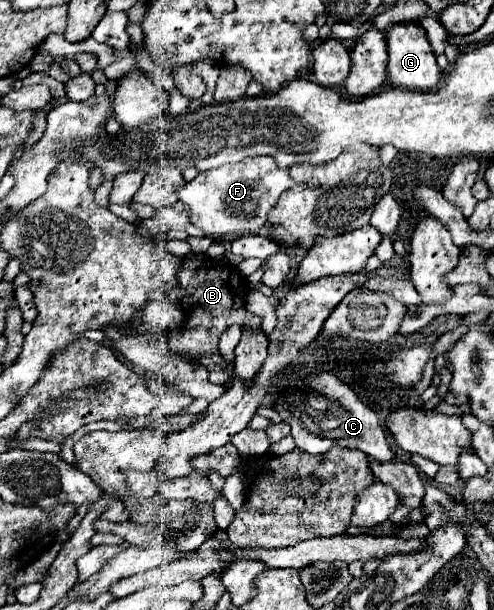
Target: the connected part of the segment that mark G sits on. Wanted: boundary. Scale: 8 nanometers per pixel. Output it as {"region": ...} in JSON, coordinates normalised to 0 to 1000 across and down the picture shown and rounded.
{"region":[[[842,34],[830,38],[806,38],[785,48],[781,54],[785,67],[785,136],[798,143],[818,143],[830,149],[874,149],[883,146],[895,120],[883,107],[883,90],[870,80],[870,70],[862,67],[862,54],[854,54],[854,44],[842,41]]]}

